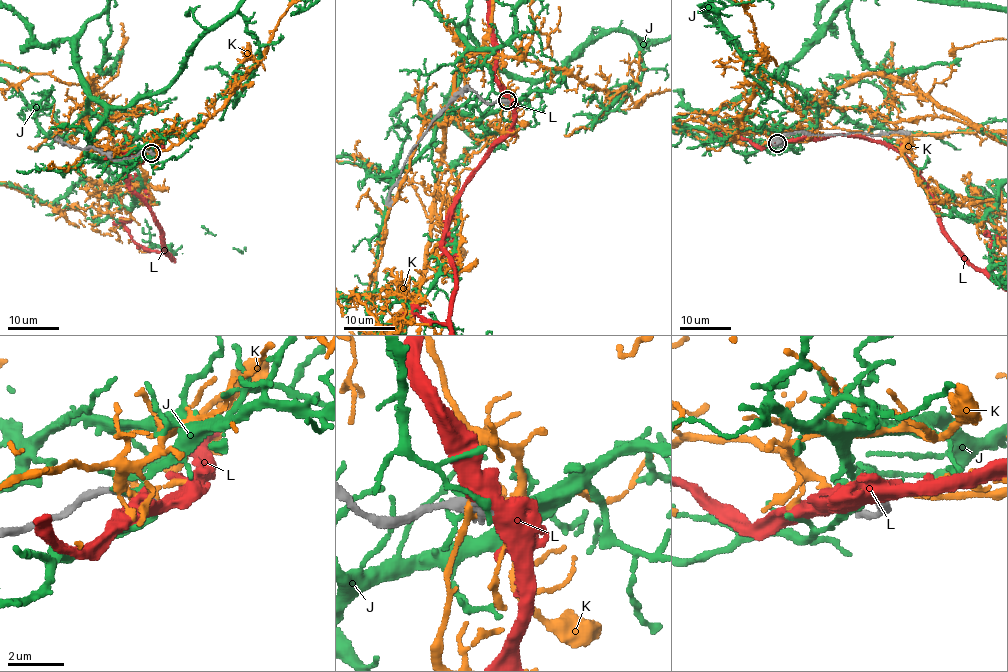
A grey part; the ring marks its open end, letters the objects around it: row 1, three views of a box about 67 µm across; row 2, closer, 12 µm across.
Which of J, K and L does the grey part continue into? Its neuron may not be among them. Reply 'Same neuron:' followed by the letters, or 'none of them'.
Same neuron: L

